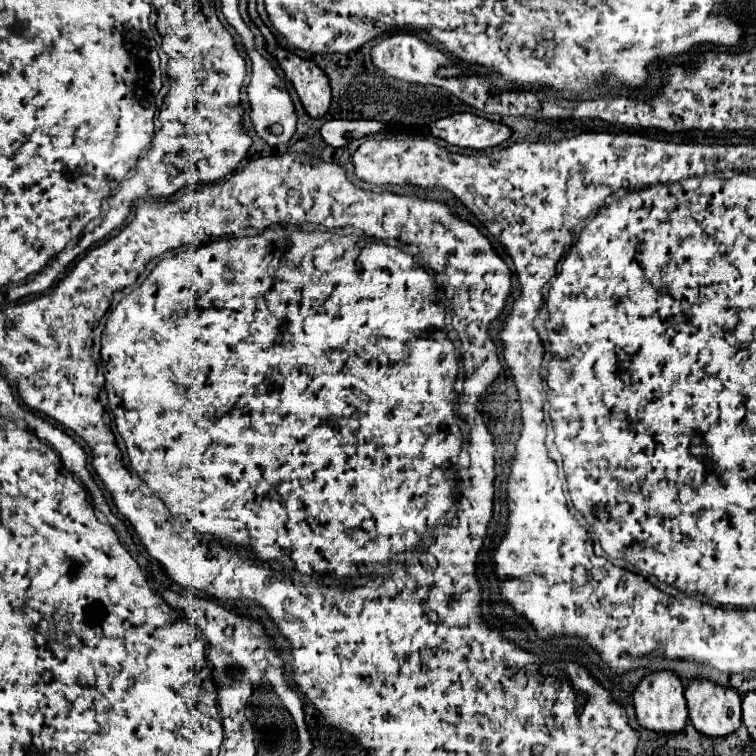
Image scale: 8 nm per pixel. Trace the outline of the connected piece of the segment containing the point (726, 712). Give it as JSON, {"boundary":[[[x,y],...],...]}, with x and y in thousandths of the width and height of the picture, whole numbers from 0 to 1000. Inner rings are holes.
{"boundary":[[[917,901],[906,914],[917,962],[940,978],[962,975],[980,962],[980,922],[940,901]]]}

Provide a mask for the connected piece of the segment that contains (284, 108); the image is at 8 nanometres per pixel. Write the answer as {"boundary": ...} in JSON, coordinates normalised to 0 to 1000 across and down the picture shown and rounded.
{"boundary":[[[329,52],[327,73],[335,81],[335,99],[332,99],[332,110],[327,115],[329,134],[332,134],[332,160],[335,160],[335,168],[337,168],[340,179],[351,189],[356,189],[358,194],[380,189],[388,181],[388,176],[390,176],[393,152],[390,152],[388,134],[385,134],[385,128],[382,128],[382,123],[377,118],[377,107],[364,97],[358,83],[337,65],[337,52]]]}

